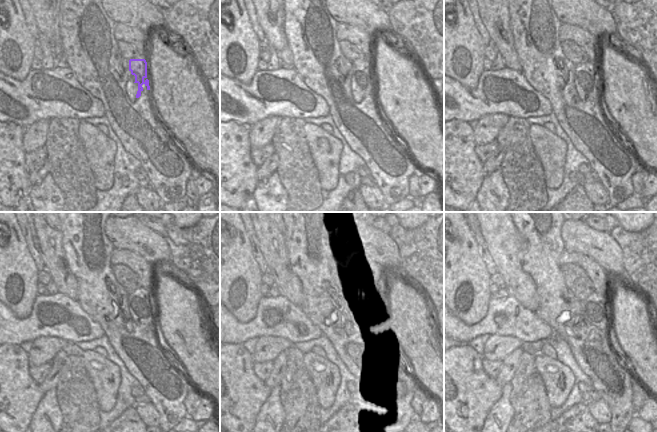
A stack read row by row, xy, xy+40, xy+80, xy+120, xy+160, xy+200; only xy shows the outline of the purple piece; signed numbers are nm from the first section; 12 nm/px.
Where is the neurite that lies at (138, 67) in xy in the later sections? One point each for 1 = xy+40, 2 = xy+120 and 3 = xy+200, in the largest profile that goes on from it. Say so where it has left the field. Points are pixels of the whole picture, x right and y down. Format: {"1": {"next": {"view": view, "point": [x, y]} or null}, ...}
{"1": {"next": {"view": "xy+40", "point": [362, 67]}}, "2": {"next": {"view": "xy+120", "point": [144, 299]}}, "3": {"next": {"view": "xy+200", "point": [597, 304]}}}

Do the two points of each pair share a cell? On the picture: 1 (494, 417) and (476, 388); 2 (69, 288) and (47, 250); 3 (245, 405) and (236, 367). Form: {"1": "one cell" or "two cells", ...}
{"1": "two cells", "2": "one cell", "3": "one cell"}

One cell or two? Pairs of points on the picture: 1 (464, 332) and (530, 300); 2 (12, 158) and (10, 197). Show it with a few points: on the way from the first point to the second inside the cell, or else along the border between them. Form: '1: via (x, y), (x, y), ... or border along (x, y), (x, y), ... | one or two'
1: border along (509, 294), (533, 311) | two
2: via (11, 168), (14, 183), (12, 187) | one

